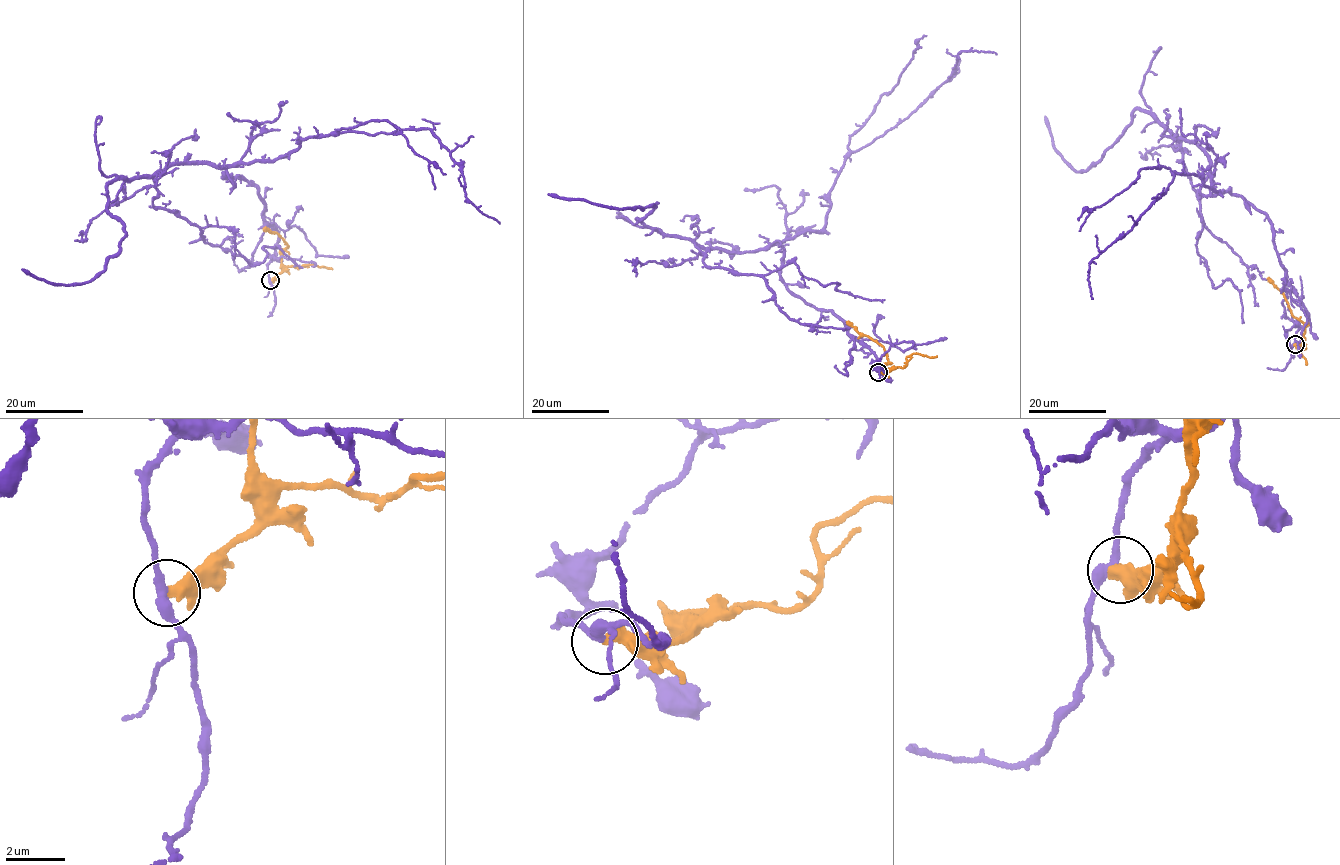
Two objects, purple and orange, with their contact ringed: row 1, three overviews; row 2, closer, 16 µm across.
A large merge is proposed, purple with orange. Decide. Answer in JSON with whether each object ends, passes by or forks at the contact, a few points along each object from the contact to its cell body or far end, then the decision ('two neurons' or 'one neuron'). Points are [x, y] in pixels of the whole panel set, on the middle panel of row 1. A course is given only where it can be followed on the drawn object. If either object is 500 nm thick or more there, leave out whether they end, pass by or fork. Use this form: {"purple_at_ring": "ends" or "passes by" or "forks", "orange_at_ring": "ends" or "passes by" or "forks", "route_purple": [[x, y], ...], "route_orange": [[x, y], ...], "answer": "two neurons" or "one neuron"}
{"purple_at_ring": "passes by", "orange_at_ring": "passes by", "route_purple": [[878, 371], [842, 319], [787, 287], [772, 244], [821, 230], [846, 158], [917, 109], [958, 53], [996, 54]], "route_orange": [[878, 372], [889, 371], [885, 365], [888, 363], [886, 352], [880, 344], [861, 335], [847, 321]], "answer": "two neurons"}

